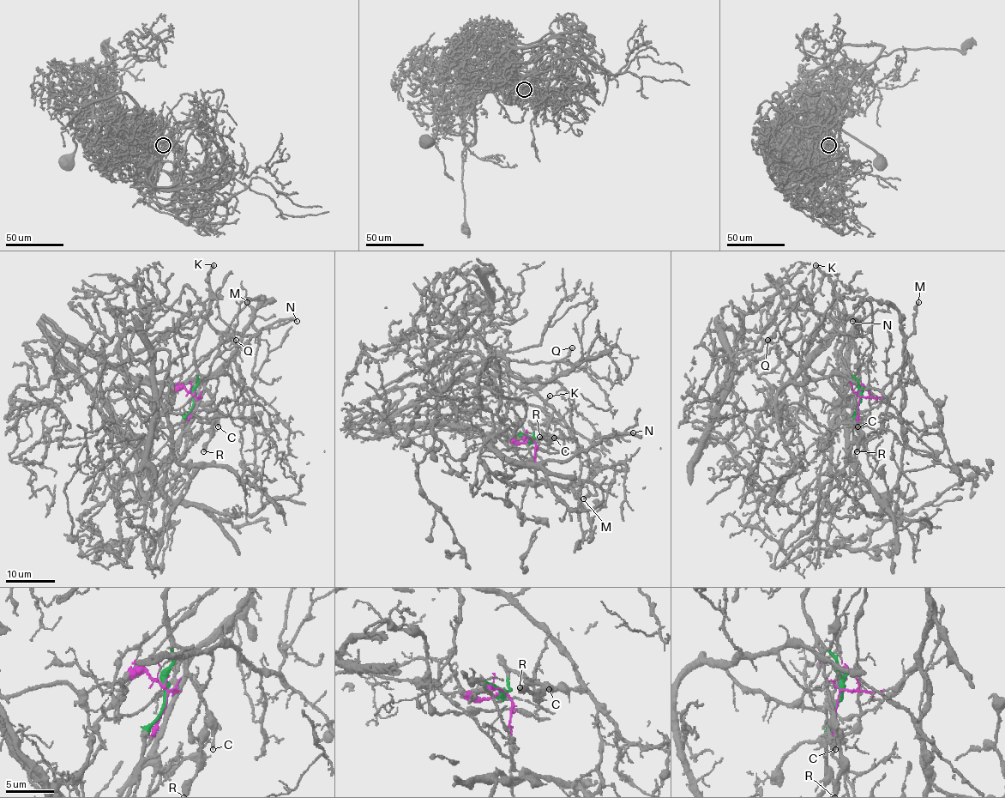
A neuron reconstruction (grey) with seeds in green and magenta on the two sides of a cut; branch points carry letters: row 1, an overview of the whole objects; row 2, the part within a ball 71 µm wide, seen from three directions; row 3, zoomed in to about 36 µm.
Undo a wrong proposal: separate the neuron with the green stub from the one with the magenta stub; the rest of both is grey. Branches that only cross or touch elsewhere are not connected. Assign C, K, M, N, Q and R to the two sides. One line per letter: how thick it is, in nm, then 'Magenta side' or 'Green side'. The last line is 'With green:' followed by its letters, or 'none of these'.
C: Thickness 180 nm. Green side
K: Thickness 320 nm. Green side
M: Thickness 200 nm. Magenta side
N: Thickness 180 nm. Magenta side
Q: Thickness 190 nm. Magenta side
R: Thickness 440 nm. Green side
With green: C, K, R

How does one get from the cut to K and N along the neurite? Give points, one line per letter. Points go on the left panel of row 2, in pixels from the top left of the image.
K: (195, 398), (197, 371), (193, 347), (209, 303), (209, 271), (214, 265)
N: (195, 398), (176, 376), (170, 404), (171, 387), (135, 378), (123, 364), (197, 317), (250, 335), (297, 321)

